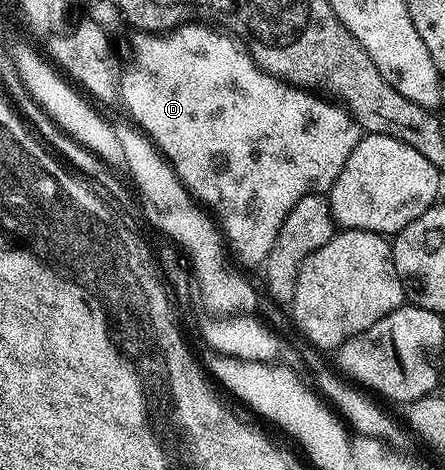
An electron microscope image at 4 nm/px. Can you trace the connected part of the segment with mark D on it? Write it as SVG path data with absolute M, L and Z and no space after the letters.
M192 21L189 23L182 24L172 30L164 31L162 33L135 33L132 34L131 39L131 68L129 66L122 72L122 79L119 87L119 99L121 103L127 106L127 111L136 119L134 122L138 124L140 128L145 132L148 139L159 148L164 159L170 163L171 167L175 172L179 174L180 181L183 182L183 186L187 188L188 192L192 196L196 195L200 199L198 202L202 204L204 208L217 220L218 226L223 232L223 238L230 250L233 252L234 258L238 260L244 268L255 267L255 269L262 268L263 262L269 257L269 249L273 249L273 241L277 241L277 233L281 233L281 225L285 221L285 217L289 217L289 213L293 209L293 205L297 205L297 201L301 201L301 197L310 195L312 193L327 193L330 192L331 187L337 181L337 177L341 173L341 169L345 169L345 161L349 161L349 153L353 153L353 149L359 144L361 138L361 128L358 121L355 120L354 115L342 106L334 107L331 103L326 103L323 99L318 99L315 95L310 95L310 90L304 89L299 85L288 85L283 82L282 79L271 75L268 71L264 71L258 63L255 62L251 57L251 52L247 50L246 46L241 45L238 38L232 37L226 30L220 29L215 25L208 25L203 21Z

